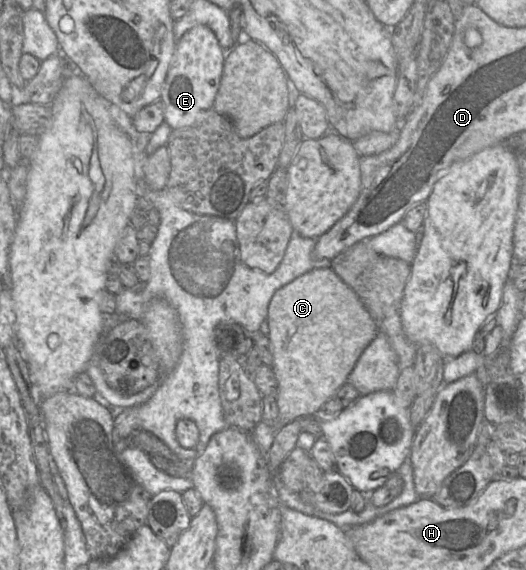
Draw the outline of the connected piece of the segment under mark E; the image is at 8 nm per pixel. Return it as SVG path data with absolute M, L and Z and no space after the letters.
M205 25L192 27L176 42L160 98L165 106L164 121L172 129L191 126L213 109L226 52L213 31Z

